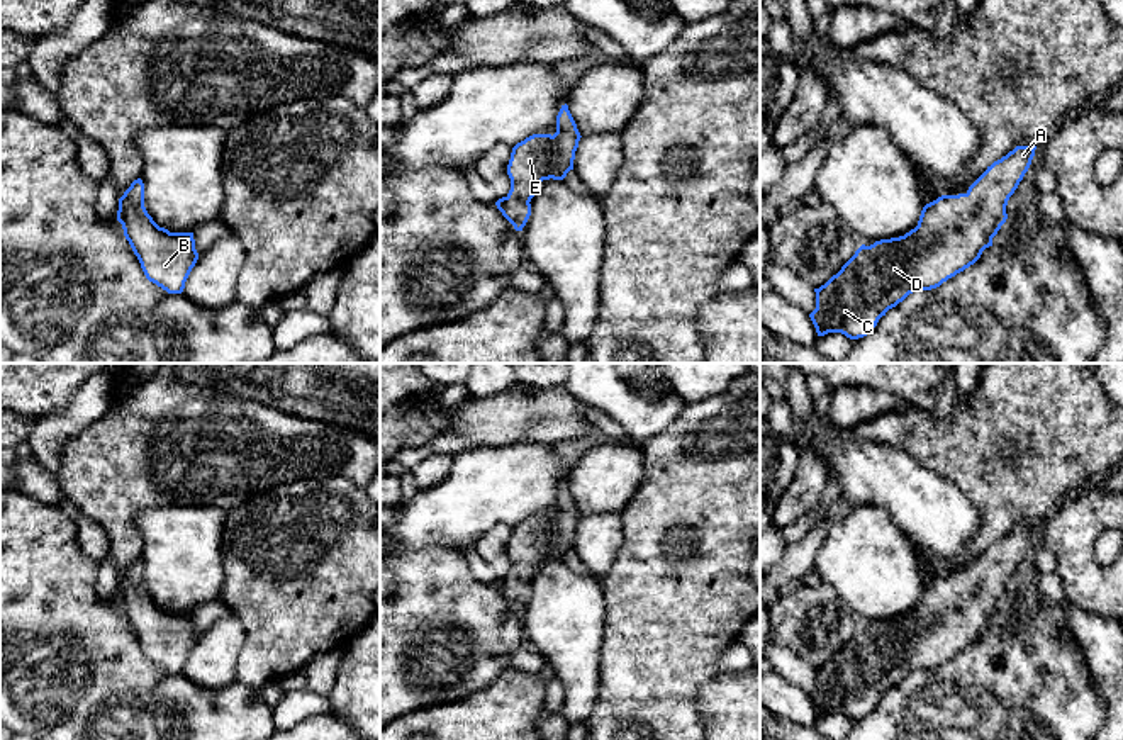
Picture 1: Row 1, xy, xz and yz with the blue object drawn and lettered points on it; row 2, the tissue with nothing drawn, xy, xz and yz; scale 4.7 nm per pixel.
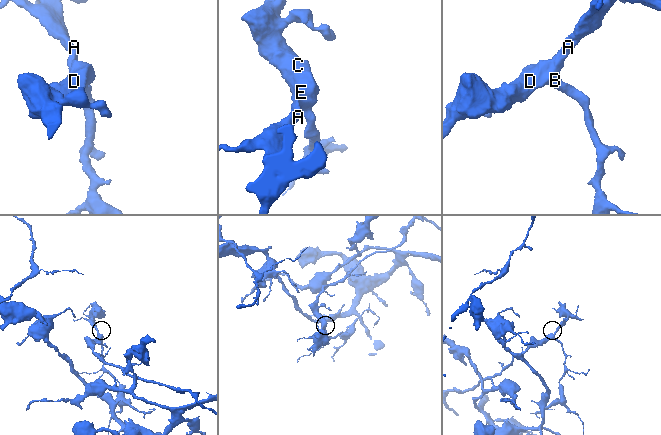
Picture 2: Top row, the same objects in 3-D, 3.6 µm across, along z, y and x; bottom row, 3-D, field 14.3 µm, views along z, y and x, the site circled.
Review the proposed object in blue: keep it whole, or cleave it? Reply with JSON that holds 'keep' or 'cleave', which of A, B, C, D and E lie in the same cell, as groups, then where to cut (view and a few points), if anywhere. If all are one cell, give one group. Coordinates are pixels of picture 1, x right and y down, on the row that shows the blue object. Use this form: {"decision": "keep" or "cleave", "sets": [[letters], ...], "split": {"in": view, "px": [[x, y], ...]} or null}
{"decision": "keep", "sets": [["A", "B", "C", "D", "E"]], "split": null}

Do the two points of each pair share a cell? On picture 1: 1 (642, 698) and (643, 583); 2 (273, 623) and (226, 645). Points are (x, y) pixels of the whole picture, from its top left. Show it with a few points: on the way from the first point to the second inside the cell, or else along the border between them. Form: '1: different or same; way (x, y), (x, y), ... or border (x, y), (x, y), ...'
1: same; way (643, 669), (643, 611)
2: different; border (228, 606), (243, 628), (236, 678)

